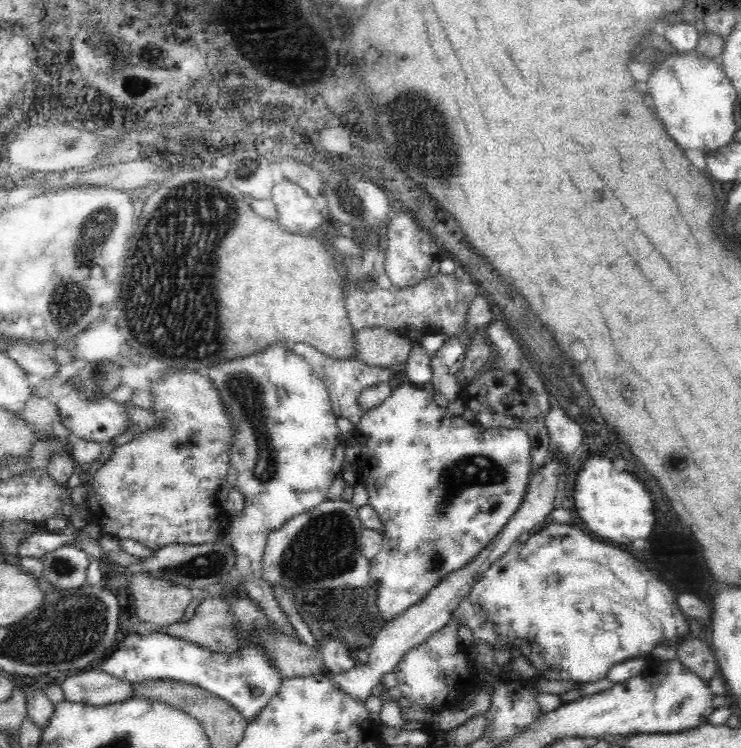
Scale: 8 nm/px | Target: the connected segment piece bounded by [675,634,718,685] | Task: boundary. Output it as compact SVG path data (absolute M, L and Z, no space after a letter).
M690 634L681 644L676 645L675 649L676 658L709 685L718 670L709 643Z

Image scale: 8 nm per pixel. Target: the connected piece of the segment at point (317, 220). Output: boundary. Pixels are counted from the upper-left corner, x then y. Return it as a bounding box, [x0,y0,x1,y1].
[272,180,322,234]

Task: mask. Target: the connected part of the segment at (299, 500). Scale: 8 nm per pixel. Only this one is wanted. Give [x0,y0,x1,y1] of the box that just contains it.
[206,343,346,640]

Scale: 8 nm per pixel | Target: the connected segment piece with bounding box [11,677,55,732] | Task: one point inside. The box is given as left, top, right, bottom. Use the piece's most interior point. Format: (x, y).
(39, 709)

